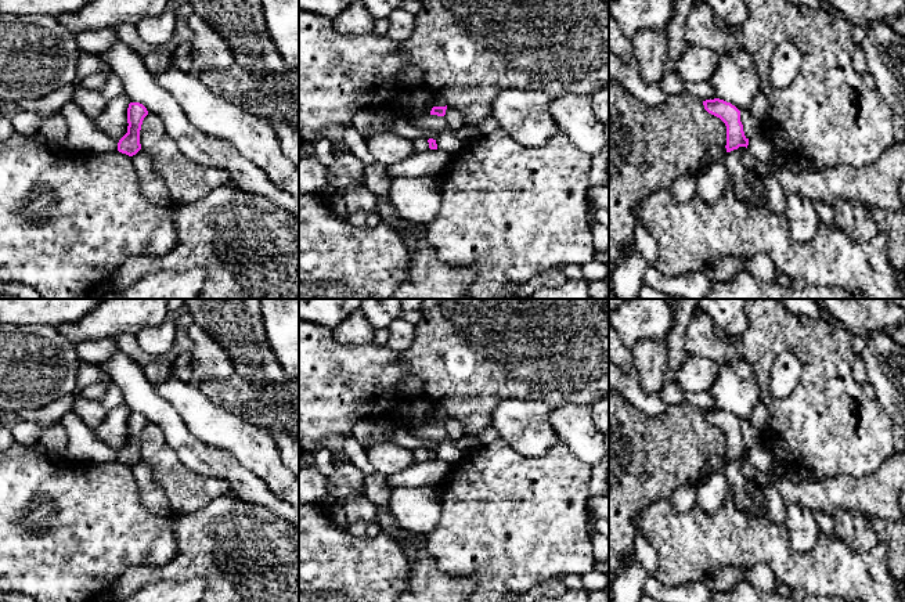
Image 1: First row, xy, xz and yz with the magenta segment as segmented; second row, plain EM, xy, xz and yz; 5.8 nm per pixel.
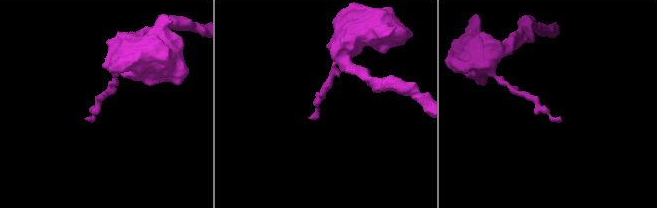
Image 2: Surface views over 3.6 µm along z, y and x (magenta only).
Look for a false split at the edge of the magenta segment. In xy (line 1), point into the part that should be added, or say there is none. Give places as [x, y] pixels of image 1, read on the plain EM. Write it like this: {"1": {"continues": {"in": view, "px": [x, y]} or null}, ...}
{"1": {"continues": null}}

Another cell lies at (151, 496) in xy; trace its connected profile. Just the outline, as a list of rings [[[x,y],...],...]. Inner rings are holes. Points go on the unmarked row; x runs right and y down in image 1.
[[[138,461],[133,465],[131,472],[141,504],[154,515],[172,518],[173,512],[166,494],[155,483],[151,466],[147,462]]]

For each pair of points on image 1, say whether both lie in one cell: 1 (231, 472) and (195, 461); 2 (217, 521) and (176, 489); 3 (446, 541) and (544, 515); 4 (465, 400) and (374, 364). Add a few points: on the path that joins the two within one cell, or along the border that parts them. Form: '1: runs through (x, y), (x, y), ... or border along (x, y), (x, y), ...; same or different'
1: runs through (223, 465), (204, 464); same
2: border along (233, 500), (216, 498), (172, 519); different
3: runs through (471, 539), (501, 523), (519, 522); same
4: border along (397, 354), (410, 374); different

